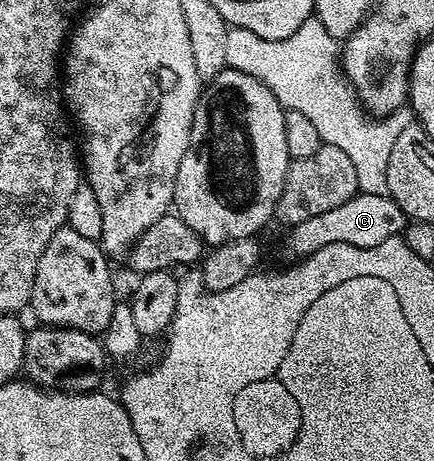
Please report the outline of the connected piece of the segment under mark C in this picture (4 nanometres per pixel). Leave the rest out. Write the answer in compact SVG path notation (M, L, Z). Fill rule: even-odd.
M360 192L351 197L351 201L343 201L335 209L327 213L318 213L308 221L299 221L299 225L288 228L284 233L285 244L281 251L286 260L306 259L311 253L327 245L355 245L359 249L371 249L371 245L383 245L383 241L396 239L406 230L407 217L399 205L388 195L376 196L372 193Z

